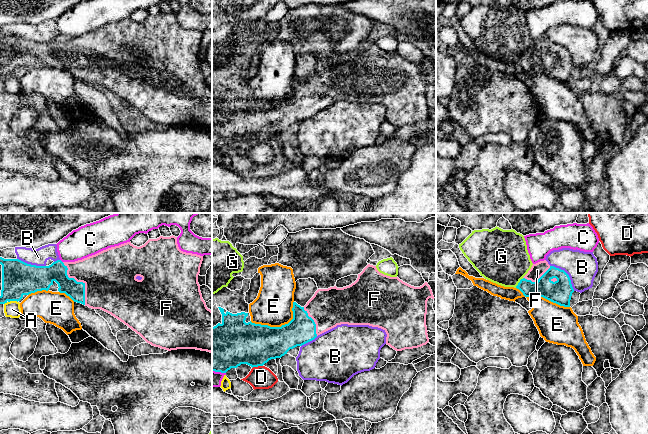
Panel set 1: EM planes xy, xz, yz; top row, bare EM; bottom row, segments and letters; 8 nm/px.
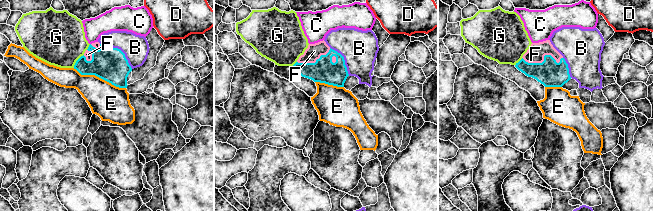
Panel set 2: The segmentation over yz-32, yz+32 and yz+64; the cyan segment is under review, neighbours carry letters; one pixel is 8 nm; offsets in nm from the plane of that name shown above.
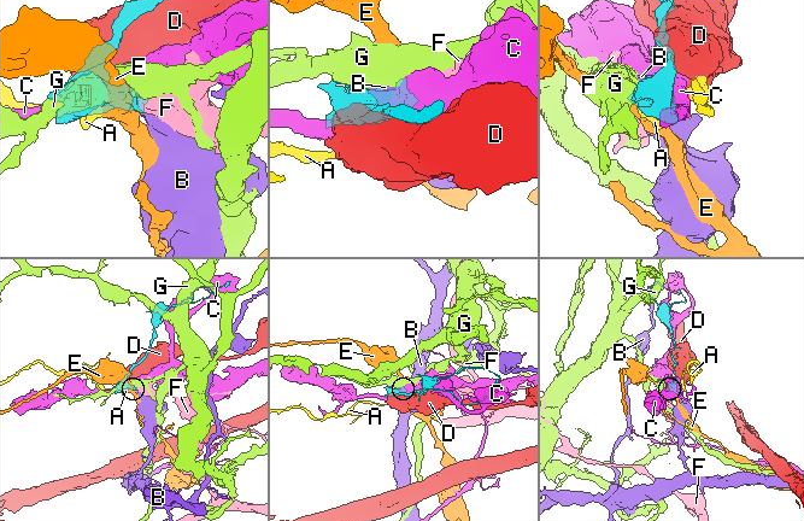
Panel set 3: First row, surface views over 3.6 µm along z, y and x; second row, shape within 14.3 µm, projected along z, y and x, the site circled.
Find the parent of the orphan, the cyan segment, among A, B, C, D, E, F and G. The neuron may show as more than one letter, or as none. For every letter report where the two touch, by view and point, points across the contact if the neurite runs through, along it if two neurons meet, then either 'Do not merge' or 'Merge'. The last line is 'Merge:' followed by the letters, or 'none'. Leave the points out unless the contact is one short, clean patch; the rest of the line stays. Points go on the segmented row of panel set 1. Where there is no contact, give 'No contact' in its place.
A: Touches cyan at xy (10, 300). Do not merge
B: Touches cyan at yz (567, 274). Do not merge
C: Touches cyan at xz (219, 371). Do not merge
D: Touches cyan at xz (257, 366). Do not merge
E: Touches cyan at xz (279, 327). Do not merge
F: Touches cyan at xy (79, 282). Merge
G: Touches cyan at yz (519, 282). Do not merge
Merge: F

